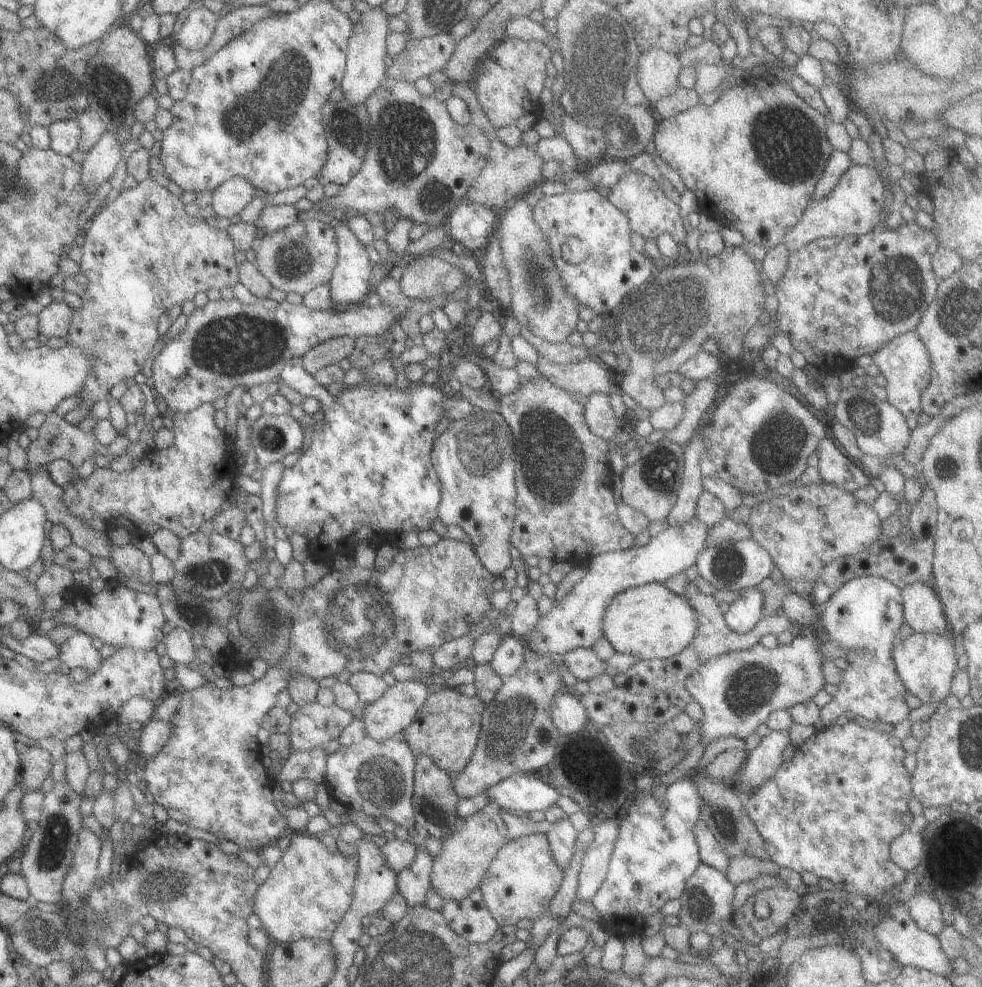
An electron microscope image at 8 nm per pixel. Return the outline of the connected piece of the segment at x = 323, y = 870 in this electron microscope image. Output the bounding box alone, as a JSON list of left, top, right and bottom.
[252,836,357,944]

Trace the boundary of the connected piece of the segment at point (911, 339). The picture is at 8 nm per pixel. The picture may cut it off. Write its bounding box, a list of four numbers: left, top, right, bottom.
[870,331,930,430]

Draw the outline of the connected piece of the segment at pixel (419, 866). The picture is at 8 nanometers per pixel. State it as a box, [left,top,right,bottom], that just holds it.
[396,843,432,907]

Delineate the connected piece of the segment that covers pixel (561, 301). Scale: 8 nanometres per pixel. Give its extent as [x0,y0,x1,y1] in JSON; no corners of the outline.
[493,197,580,343]

